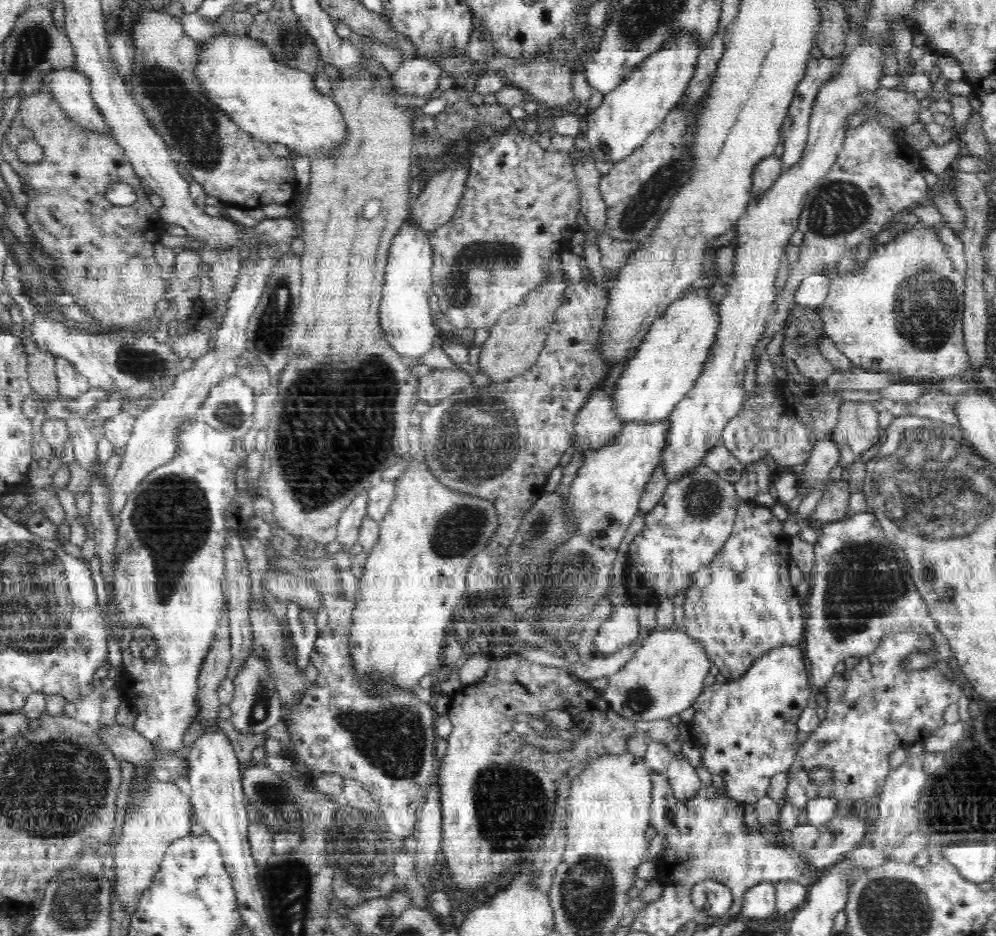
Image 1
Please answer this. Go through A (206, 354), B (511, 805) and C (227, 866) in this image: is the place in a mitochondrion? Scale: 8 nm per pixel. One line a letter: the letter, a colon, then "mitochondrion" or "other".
A: other
B: mitochondrion
C: other

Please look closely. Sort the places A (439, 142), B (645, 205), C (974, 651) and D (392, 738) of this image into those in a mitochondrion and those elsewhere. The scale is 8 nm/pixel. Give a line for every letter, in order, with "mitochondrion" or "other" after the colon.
A: mitochondrion
B: mitochondrion
C: other
D: mitochondrion

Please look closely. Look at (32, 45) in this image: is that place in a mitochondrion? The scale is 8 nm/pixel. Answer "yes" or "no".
yes

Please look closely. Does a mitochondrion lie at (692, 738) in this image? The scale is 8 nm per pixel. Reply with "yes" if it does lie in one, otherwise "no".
no

